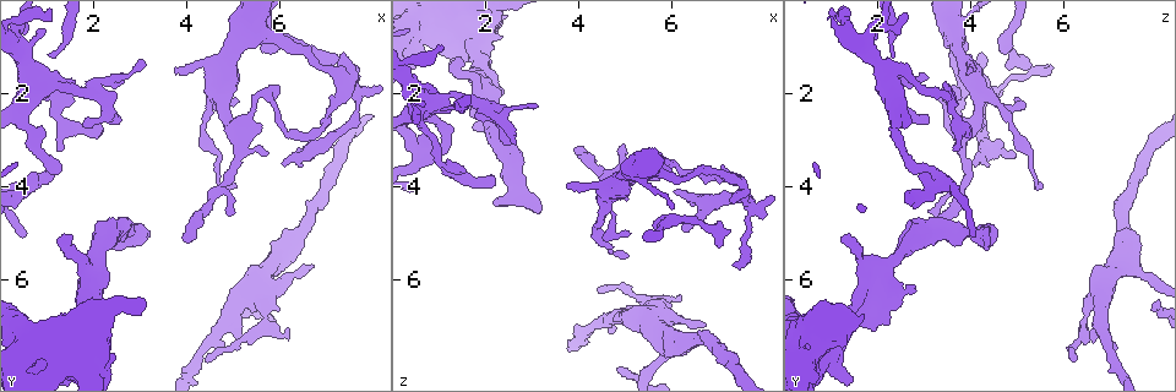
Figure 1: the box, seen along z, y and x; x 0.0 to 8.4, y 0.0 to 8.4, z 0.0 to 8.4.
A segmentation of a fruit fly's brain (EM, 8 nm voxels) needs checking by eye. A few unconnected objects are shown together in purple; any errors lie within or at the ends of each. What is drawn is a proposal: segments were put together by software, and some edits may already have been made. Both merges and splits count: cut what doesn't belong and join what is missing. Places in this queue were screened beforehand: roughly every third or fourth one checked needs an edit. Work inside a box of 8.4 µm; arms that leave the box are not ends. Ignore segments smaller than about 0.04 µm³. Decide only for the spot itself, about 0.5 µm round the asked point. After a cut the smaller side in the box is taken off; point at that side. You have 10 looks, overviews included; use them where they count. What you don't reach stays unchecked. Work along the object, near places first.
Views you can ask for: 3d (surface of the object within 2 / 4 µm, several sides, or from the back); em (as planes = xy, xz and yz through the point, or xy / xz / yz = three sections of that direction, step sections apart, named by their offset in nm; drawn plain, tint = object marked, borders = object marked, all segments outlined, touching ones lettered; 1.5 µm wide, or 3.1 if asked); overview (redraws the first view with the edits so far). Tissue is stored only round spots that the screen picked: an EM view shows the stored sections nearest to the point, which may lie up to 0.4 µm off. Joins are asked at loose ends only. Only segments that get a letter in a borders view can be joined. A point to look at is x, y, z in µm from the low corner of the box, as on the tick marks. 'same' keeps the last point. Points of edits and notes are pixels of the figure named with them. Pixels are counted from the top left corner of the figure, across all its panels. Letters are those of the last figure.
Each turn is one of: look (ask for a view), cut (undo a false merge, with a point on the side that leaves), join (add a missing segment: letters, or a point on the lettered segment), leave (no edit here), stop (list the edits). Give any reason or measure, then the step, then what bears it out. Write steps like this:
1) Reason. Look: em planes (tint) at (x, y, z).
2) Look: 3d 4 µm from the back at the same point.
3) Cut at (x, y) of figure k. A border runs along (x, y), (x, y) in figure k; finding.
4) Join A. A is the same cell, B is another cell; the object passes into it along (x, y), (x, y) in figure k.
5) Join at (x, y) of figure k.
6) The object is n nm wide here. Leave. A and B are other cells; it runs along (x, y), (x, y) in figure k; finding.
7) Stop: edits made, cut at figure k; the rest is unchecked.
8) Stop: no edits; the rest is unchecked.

Tapers out. Look: em planes (borders) at (5.05, 2.10, 5.00).

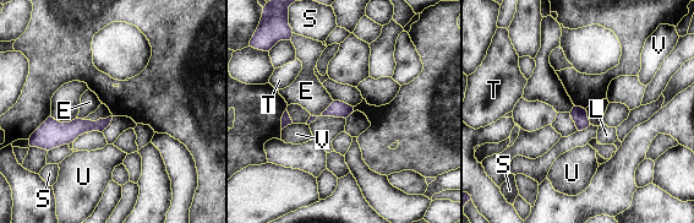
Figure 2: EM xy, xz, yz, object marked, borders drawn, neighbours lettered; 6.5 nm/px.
The longest contact is with E, 140 nm. Leave. E, L, S, T, U and V are other cells; a border runs along (334, 101), (320, 115) in figure 2; no lettered segment goes on from it.

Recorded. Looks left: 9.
Branch stops here. Look: em planes (borders) at (5.10, 7.35, 6.55).

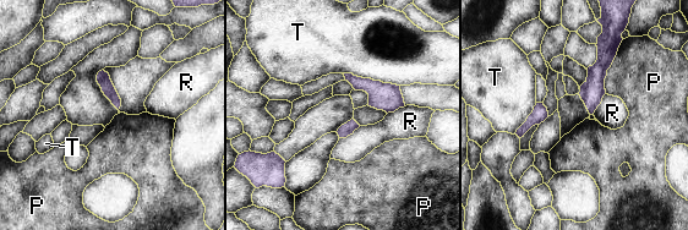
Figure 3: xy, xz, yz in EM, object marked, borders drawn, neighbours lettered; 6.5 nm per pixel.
Leave. P, R and T are other cells; a border runs along (621, 42), (607, 70), (605, 93) in figure 3; no lettered segment goes on from it.

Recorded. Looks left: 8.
An open end. Look: 3d 4 µm at (2.65, 1.70, 3.00).

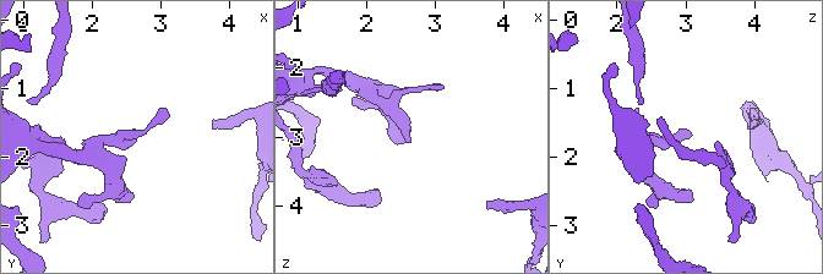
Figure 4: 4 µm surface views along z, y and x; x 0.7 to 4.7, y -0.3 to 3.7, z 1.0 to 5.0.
Look: em xy step 8 (borders) at (2.65, 1.65, 3.10).

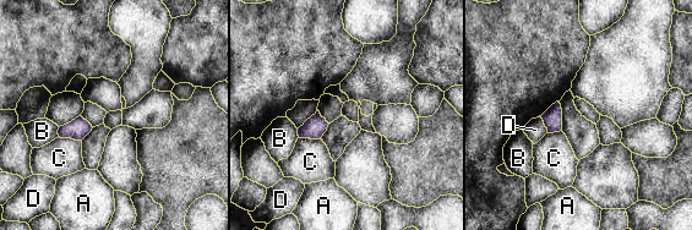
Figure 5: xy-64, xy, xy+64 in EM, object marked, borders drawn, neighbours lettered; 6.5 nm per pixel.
Leave. A, B, C and D are other cells; a border runs along (59, 136), (81, 141) in figure 5; none of them fits.

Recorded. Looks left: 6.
An open end. Look: em planes (borders) at (1.20, 3.20, 3.70).

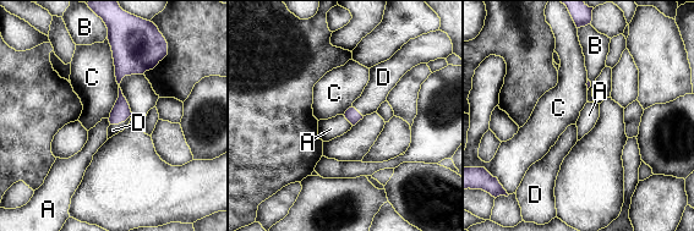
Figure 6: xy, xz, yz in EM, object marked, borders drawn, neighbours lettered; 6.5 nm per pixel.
The longest contact is with C, 550 nm. Join D. D is the same cell, A, B and C are other cells; it goes on there.

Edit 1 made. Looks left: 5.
Stop: edits made, join at figure 6; the rest is unchecked.

